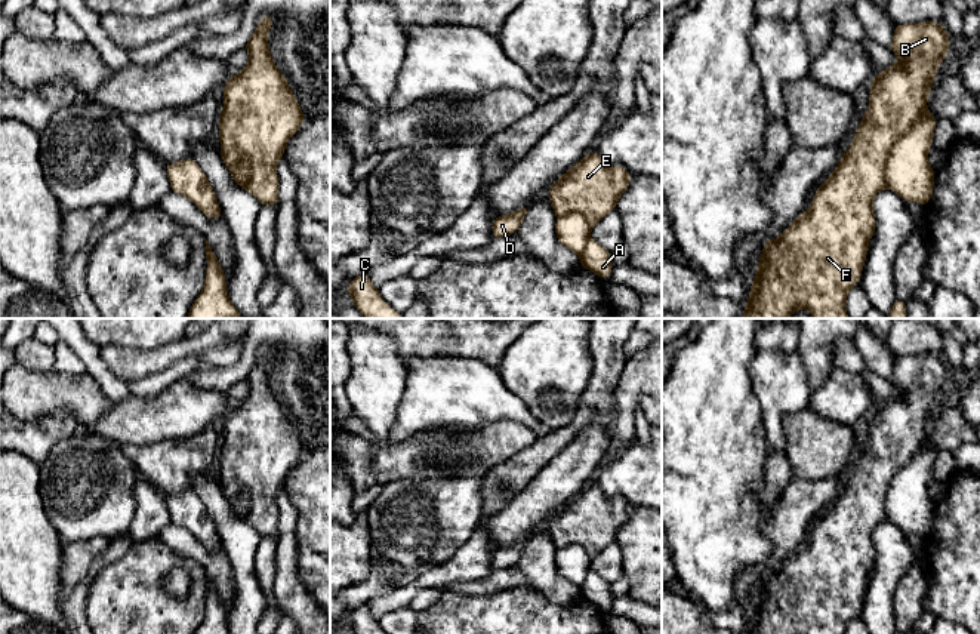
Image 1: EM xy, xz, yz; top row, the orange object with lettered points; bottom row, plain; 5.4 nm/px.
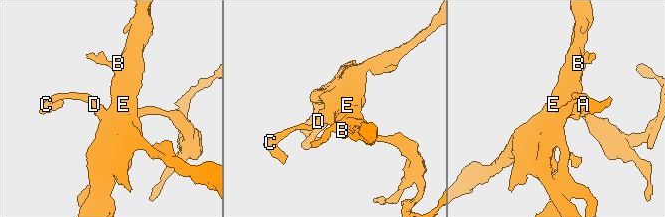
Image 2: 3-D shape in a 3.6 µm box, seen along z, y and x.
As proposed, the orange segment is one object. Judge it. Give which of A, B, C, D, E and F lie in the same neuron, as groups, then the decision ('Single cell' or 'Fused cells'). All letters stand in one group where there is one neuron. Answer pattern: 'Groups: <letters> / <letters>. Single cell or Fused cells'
Groups: A B E F / C D. Fused cells

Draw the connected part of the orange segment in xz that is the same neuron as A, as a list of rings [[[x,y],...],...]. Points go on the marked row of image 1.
[[[589,238],[586,249],[580,253],[580,268],[591,270],[605,280],[613,270],[610,256],[610,250],[604,249],[598,241]]]

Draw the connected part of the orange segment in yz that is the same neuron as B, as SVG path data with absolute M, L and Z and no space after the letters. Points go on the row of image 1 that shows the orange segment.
M934 21L894 27L888 49L899 56L899 62L872 80L869 108L854 132L854 141L816 190L811 206L774 240L765 238L742 318L788 318L798 308L807 308L813 318L850 318L845 301L862 278L867 243L875 234L873 198L887 188L887 160L897 141L927 110L937 68L949 53L949 41L944 27Z

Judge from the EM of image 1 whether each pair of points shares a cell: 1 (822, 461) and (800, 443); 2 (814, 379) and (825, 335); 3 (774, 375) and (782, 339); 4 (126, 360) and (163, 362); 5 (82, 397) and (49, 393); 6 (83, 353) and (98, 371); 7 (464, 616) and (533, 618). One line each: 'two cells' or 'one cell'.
1: one cell
2: one cell
3: two cells
4: one cell
5: one cell
6: one cell
7: one cell

